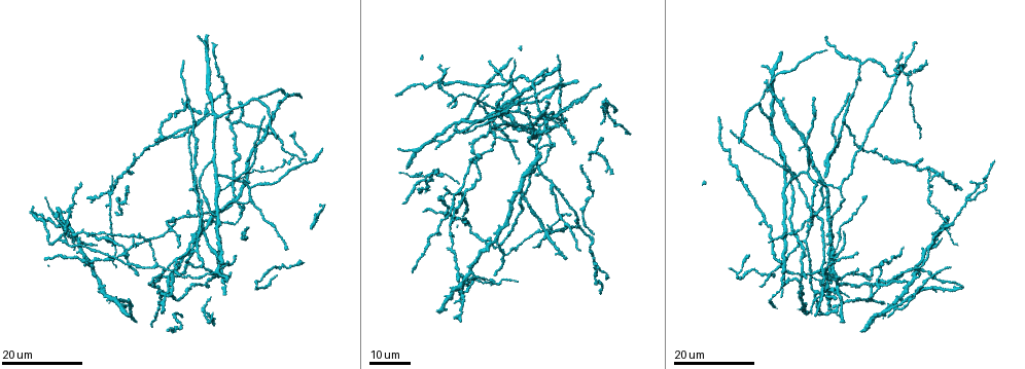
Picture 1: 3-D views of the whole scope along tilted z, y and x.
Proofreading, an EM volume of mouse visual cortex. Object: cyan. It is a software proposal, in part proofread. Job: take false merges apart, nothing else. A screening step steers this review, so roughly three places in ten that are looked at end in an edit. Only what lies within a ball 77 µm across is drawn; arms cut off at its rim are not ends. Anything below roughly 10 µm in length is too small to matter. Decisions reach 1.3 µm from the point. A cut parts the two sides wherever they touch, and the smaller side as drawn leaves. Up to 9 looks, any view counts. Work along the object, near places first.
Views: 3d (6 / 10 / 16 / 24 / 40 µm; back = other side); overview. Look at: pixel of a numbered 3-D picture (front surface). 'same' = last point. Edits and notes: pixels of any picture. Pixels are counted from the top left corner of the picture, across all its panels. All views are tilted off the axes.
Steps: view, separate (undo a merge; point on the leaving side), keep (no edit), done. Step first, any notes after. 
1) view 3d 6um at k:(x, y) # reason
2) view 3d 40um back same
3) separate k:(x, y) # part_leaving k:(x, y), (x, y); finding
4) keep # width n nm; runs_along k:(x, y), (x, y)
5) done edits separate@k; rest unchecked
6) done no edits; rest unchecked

view 3d 24um at 1:(158, 264) # branch point

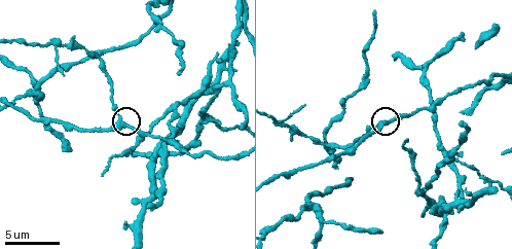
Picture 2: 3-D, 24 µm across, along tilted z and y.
view 3d 10um at 2:(120, 117) # zoom in

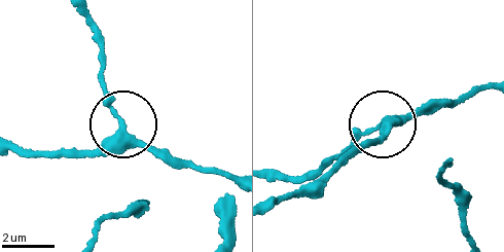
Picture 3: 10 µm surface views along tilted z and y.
view 3d 6um at 3:(121, 128)

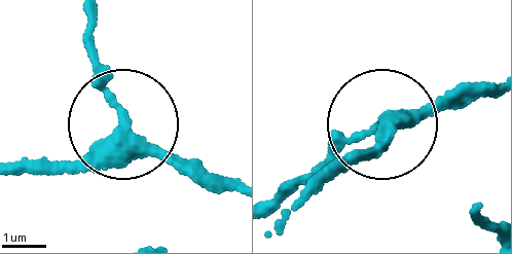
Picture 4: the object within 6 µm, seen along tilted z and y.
keep # width 280 nm; runs_along 4:(233, 183), (133, 137), (27, 169); one cell here

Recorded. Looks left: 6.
view 3d 10um at 2:(208, 117)

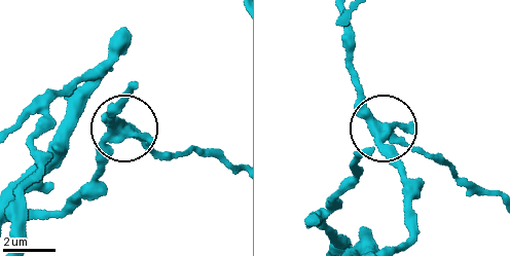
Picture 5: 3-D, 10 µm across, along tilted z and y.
view 3d 10um back at 5:(125, 126)

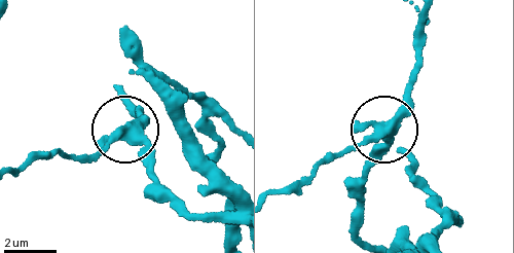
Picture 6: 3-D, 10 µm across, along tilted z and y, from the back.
keep # runs_along 6:(362, 240), (361, 170), (384, 131), (316, 163); one cell here

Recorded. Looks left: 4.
view 3d 16um at 1:(812, 180) # side arm on a straight run

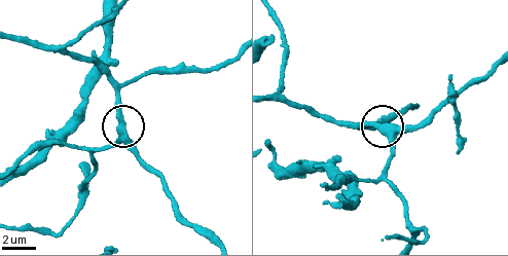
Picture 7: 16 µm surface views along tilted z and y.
view 3d 6um at 7:(126, 135) # zoom in

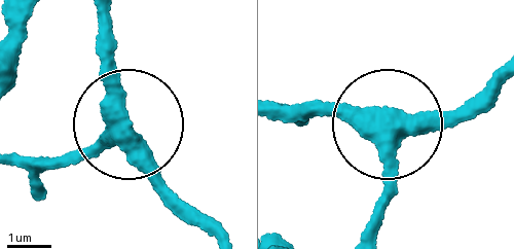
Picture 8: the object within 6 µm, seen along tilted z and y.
keep # runs_along 8:(374, 228), (386, 125), (492, 109); one cell here

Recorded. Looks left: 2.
view 3d 24um at 1:(236, 178) # branch point

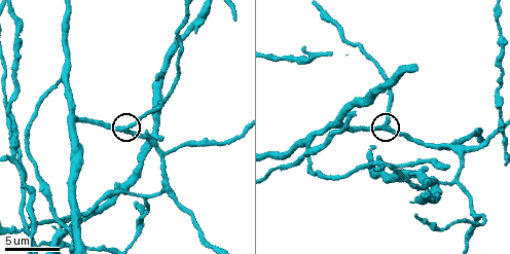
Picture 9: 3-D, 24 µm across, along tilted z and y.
view 3d 10um at 9:(128, 125) # closer look

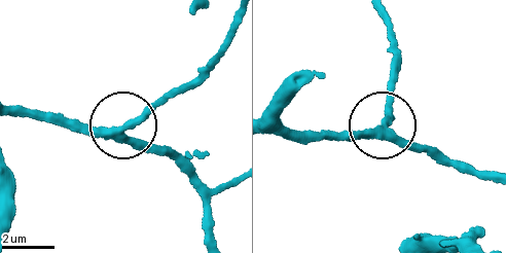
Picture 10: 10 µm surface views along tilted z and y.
keep # arms 3; runs_along 10:(206, 236), (189, 174), (168, 151), (121, 132), (168, 95); one cell here

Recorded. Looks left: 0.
done no edits; rest unchecked

